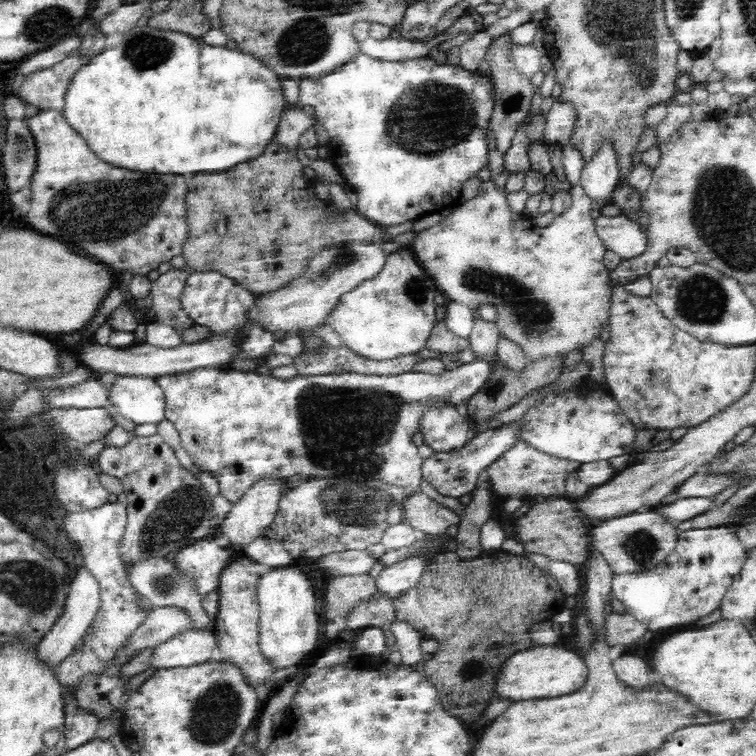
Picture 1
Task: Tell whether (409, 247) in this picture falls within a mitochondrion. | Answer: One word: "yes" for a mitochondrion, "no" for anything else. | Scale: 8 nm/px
no

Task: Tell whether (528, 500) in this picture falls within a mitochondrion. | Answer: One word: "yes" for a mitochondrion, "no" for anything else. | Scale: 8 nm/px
no

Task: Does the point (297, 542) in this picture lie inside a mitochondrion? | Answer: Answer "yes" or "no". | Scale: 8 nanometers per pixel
no

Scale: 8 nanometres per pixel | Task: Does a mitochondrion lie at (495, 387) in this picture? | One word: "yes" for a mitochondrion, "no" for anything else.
yes

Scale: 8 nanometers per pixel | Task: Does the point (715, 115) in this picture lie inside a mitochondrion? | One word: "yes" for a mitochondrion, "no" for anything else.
no

